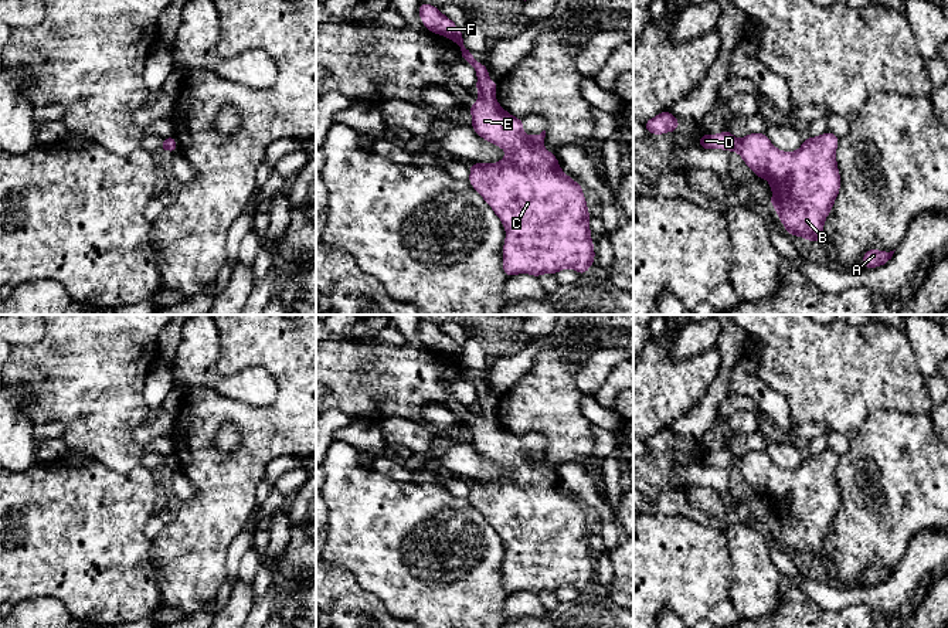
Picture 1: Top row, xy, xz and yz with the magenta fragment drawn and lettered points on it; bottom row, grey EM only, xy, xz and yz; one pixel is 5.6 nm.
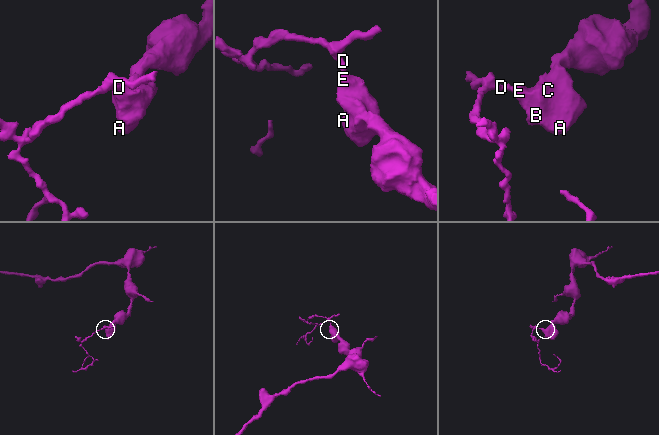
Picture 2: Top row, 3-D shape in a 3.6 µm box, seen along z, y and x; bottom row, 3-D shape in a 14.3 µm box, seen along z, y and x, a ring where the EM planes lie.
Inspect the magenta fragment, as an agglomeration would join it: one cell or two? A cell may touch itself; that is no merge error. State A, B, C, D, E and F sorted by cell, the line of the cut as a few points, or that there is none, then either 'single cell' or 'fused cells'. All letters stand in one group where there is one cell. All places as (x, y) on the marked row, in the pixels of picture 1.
groups A B C D E F; cut none; single cell

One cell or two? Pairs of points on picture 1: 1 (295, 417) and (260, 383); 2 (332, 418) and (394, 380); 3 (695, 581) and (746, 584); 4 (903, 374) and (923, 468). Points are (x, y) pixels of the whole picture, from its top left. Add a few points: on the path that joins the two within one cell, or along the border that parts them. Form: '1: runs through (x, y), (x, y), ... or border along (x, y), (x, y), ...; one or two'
1: border along (262, 367), (277, 396), (268, 404), (243, 403); two
2: border along (330, 410), (346, 413), (353, 420); two
3: border along (727, 550), (730, 556), (730, 598); two
4: border along (879, 407), (928, 416); two

